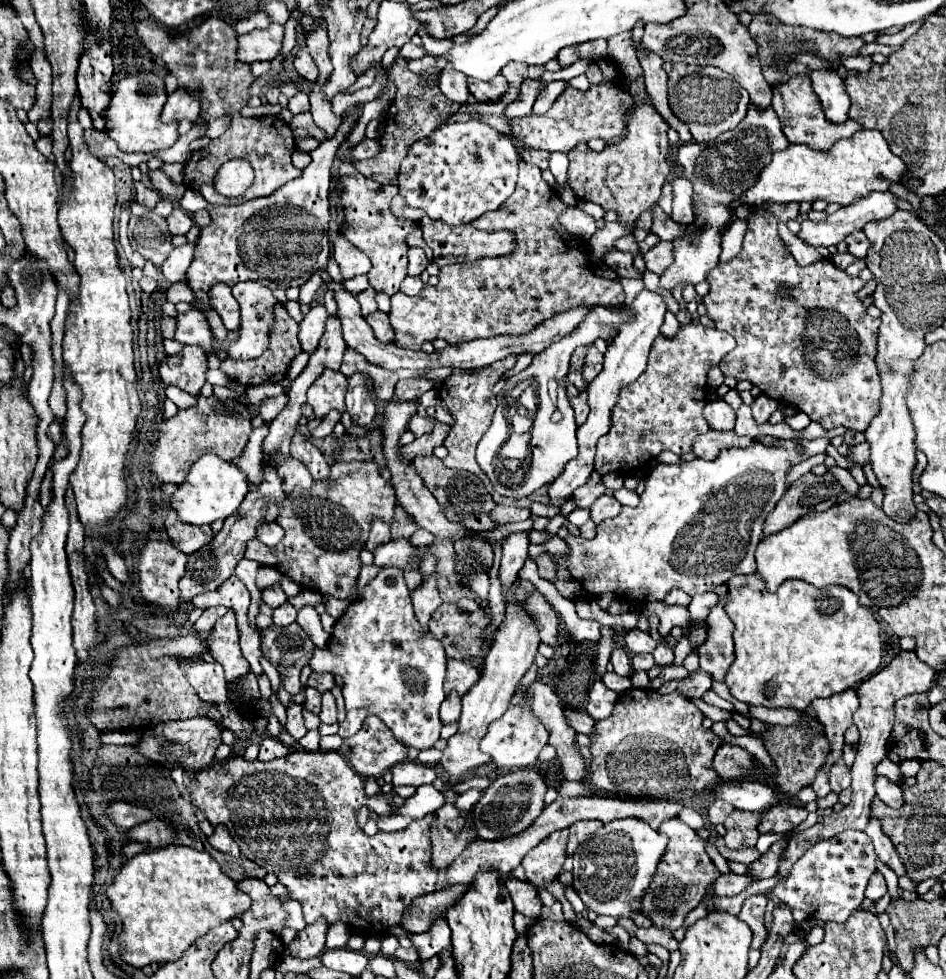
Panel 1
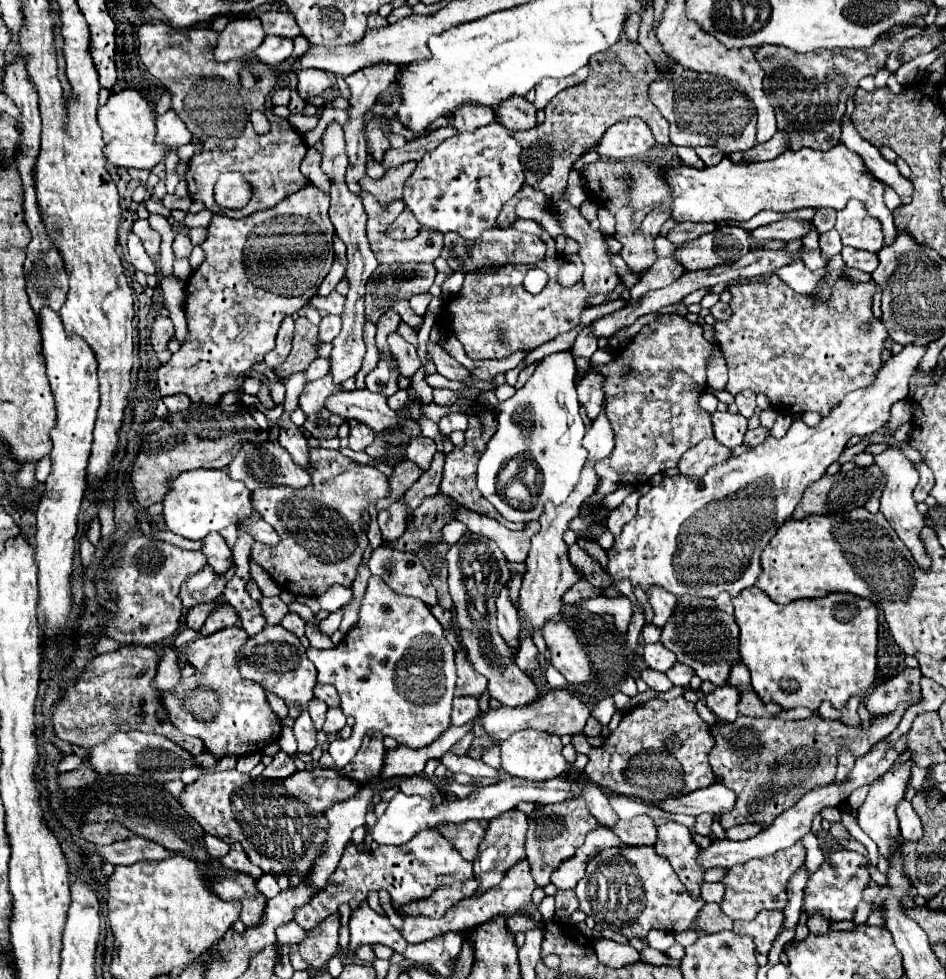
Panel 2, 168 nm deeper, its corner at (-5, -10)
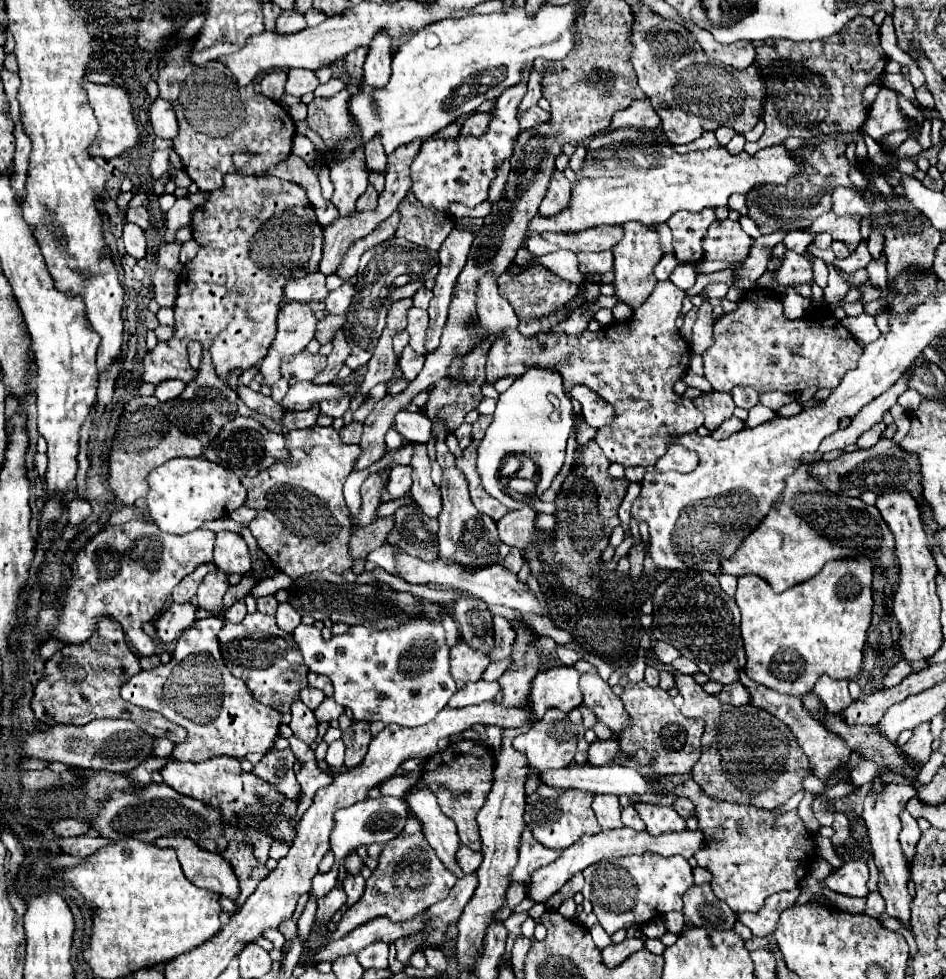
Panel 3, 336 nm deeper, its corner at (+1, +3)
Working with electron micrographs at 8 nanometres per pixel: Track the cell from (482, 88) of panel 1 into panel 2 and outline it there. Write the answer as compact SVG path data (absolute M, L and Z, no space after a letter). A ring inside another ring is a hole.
M509 98L497 108L497 120L509 130L531 130L537 126L537 110L525 98Z

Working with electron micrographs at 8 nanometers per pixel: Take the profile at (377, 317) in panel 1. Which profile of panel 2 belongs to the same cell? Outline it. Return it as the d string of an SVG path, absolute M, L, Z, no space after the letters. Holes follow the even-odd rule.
M391 334L389 336L389 346L399 362L399 372L405 378L413 378L415 372L421 368L421 360L417 358L417 348L411 346L409 342L403 340L403 336L399 334Z

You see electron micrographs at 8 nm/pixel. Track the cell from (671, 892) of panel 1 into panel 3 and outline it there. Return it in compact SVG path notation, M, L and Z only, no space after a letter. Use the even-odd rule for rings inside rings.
M637 803L635 809L639 811L641 819L647 825L647 833L657 837L667 831L683 831L685 829L685 819L671 807L655 807L647 803Z

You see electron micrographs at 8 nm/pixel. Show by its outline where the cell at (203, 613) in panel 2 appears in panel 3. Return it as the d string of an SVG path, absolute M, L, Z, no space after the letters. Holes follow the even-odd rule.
M173 603L163 615L155 621L159 639L163 643L179 639L179 635L197 621L197 607L193 603Z

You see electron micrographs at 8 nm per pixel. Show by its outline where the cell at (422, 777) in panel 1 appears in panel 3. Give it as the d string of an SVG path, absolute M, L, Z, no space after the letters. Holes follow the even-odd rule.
M411 787L407 803L413 817L421 823L421 833L425 835L427 843L435 849L437 857L457 877L463 877L461 869L457 869L457 863L455 863L455 853L459 849L455 823L441 813L433 791L429 787Z

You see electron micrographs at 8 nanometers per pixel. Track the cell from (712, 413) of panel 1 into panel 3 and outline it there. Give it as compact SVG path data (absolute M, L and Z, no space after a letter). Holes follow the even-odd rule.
M705 393L703 397L695 399L697 409L701 409L701 413L705 415L705 427L709 431L717 429L725 419L729 419L733 415L735 403L731 399L729 393Z

